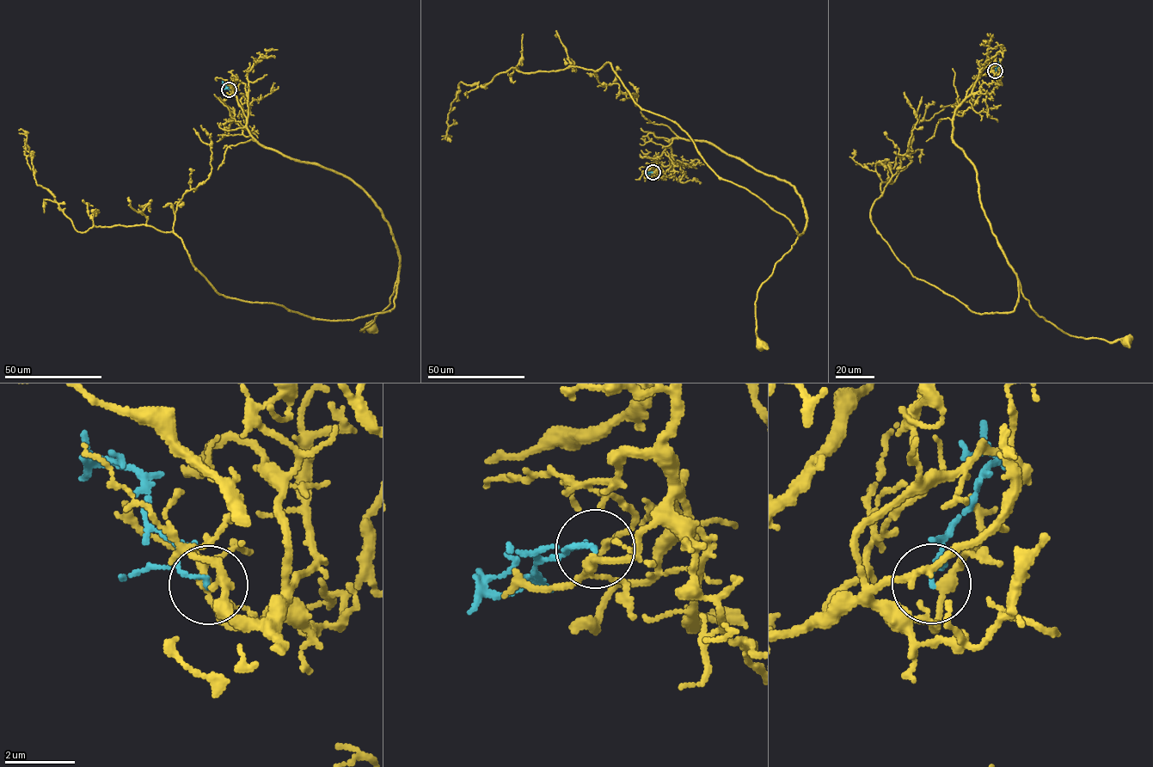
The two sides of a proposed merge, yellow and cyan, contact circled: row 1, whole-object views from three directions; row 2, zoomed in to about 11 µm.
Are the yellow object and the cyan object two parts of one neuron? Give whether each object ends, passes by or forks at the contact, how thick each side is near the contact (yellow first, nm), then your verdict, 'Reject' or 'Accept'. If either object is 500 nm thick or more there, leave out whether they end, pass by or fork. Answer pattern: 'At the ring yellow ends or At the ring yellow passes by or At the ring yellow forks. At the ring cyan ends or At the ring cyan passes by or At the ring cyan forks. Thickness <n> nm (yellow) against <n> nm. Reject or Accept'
At the ring yellow forks. At the ring cyan passes by. Thickness 190 nm (yellow) against 80 nm. Accept

